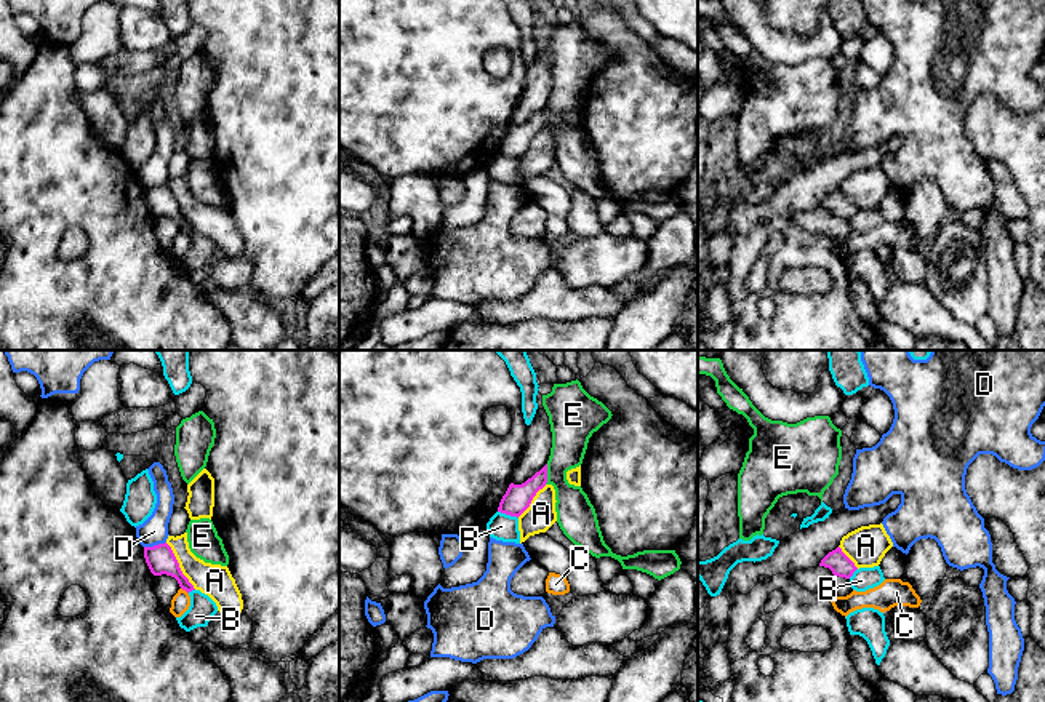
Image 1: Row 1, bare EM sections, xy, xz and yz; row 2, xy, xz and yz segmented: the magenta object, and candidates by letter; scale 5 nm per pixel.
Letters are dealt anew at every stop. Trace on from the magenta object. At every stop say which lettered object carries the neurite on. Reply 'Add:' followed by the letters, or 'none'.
Add: none

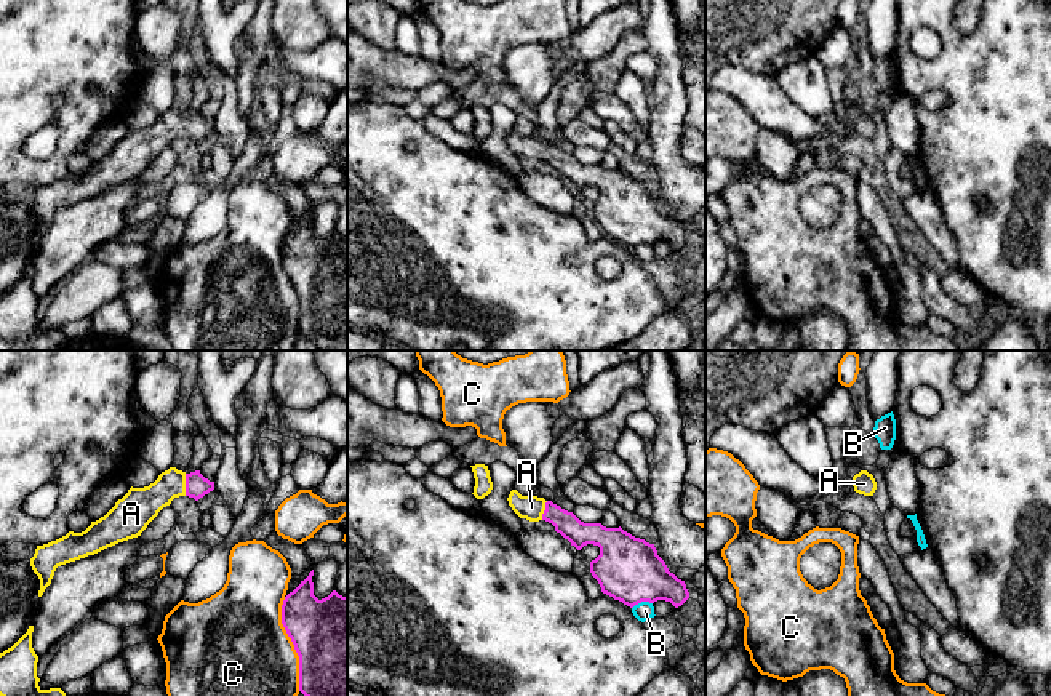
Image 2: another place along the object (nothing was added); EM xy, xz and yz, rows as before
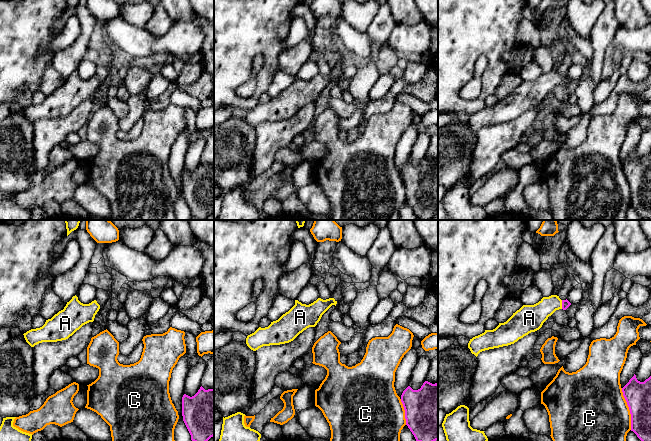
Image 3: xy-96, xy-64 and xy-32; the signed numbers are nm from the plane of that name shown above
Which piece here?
Add: A

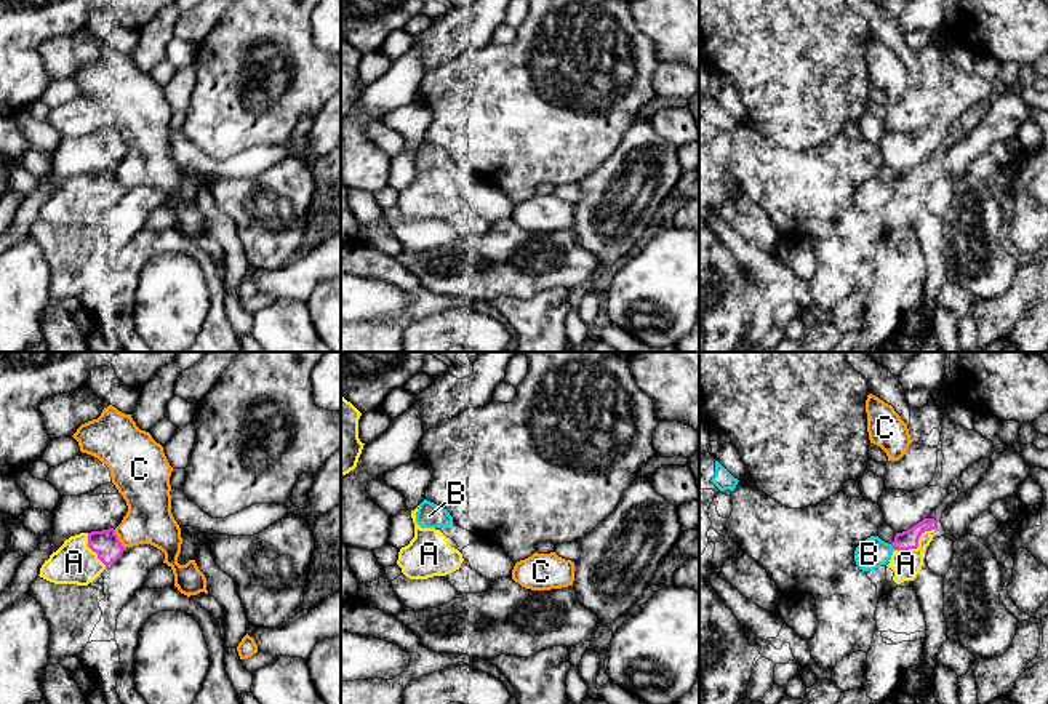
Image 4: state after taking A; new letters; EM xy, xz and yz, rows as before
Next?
Add: A

